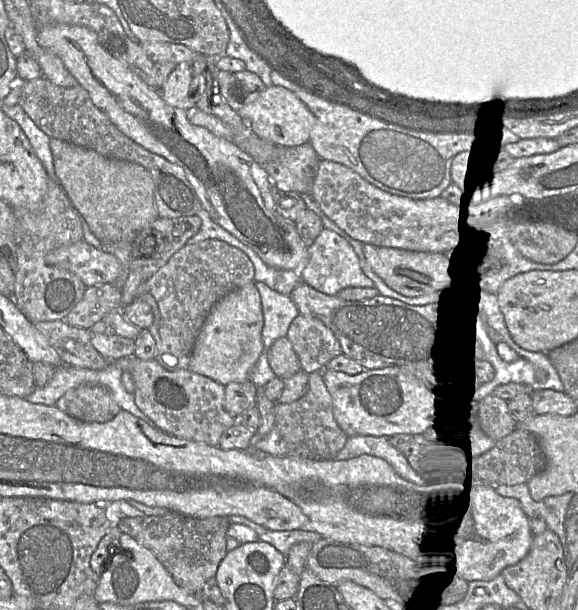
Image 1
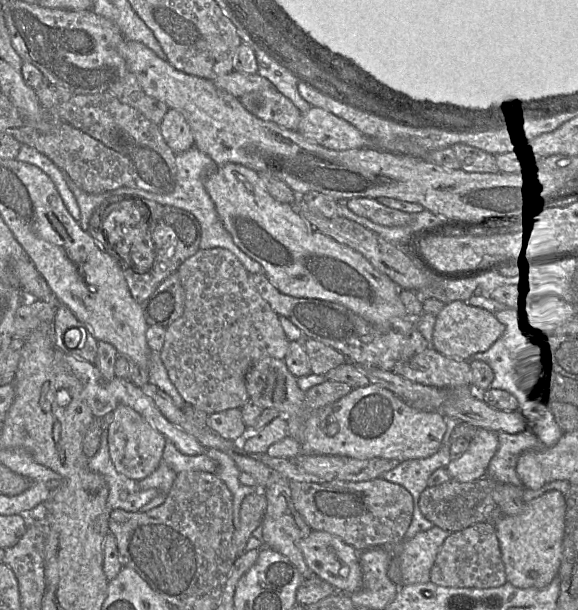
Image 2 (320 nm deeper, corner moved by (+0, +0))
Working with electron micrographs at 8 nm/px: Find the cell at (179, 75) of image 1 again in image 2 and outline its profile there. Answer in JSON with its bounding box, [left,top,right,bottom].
[159,108,194,155]

